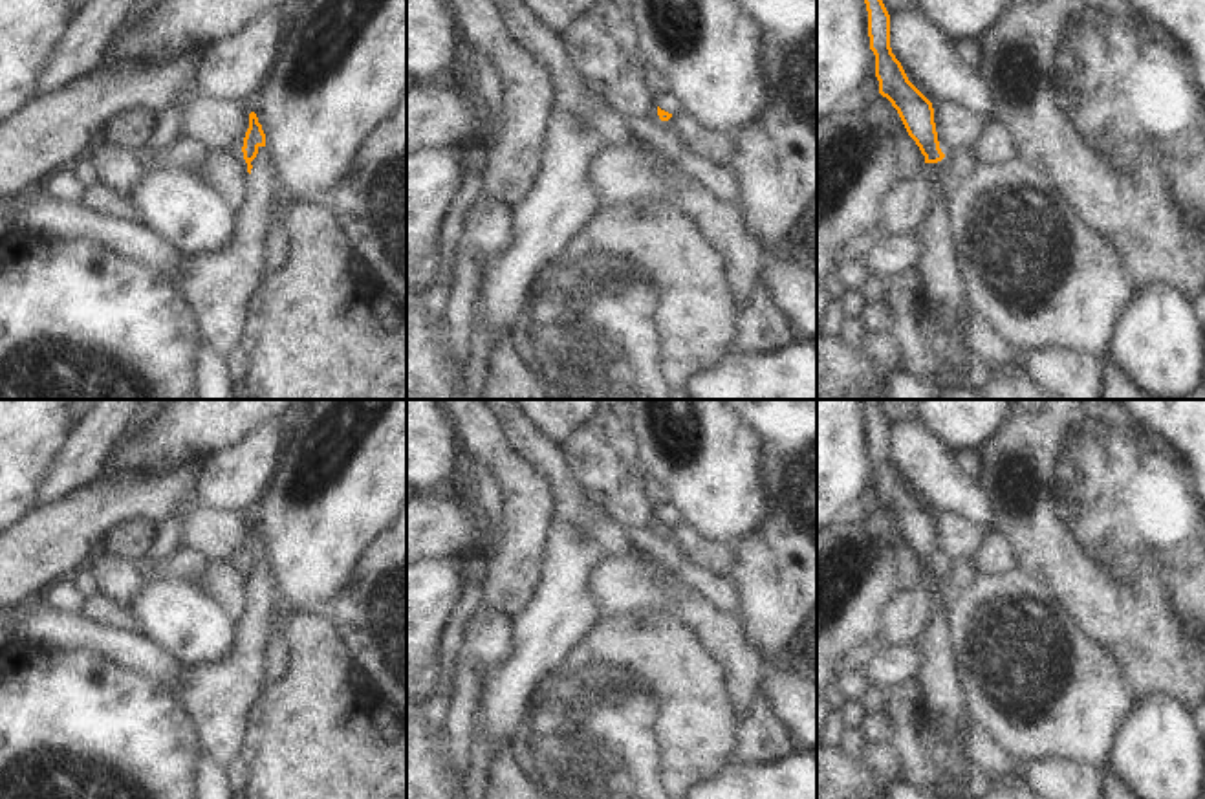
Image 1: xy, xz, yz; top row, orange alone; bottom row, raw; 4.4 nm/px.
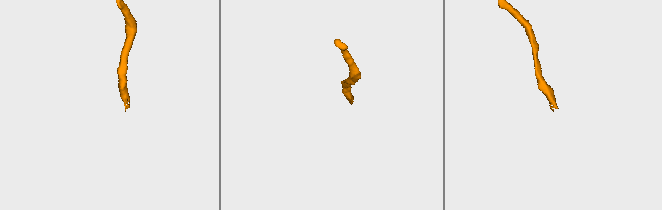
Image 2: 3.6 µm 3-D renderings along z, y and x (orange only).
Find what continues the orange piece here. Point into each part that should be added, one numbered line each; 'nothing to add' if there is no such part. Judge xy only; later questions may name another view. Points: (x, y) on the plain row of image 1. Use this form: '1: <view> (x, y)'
1: xy (220, 697).

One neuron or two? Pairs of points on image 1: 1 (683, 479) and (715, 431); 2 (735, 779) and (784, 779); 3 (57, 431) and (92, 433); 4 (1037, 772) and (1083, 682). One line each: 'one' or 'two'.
1: one
2: one
3: two
4: two

